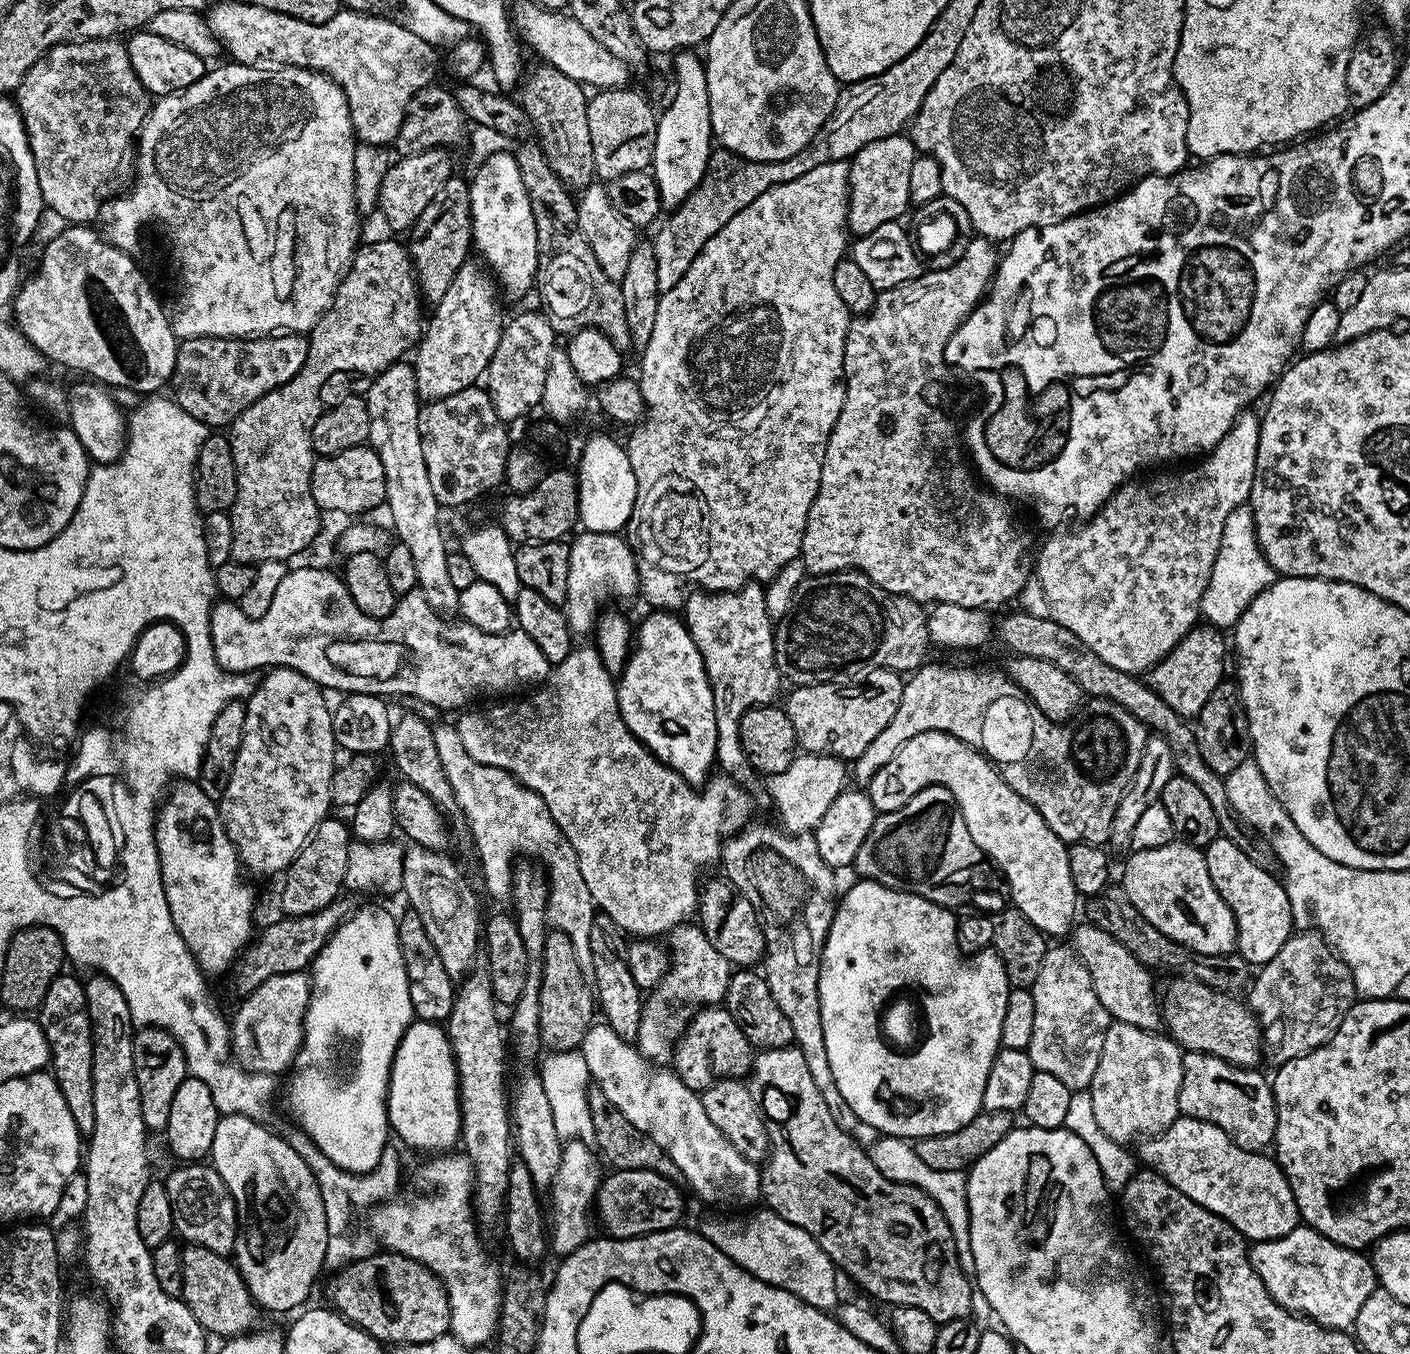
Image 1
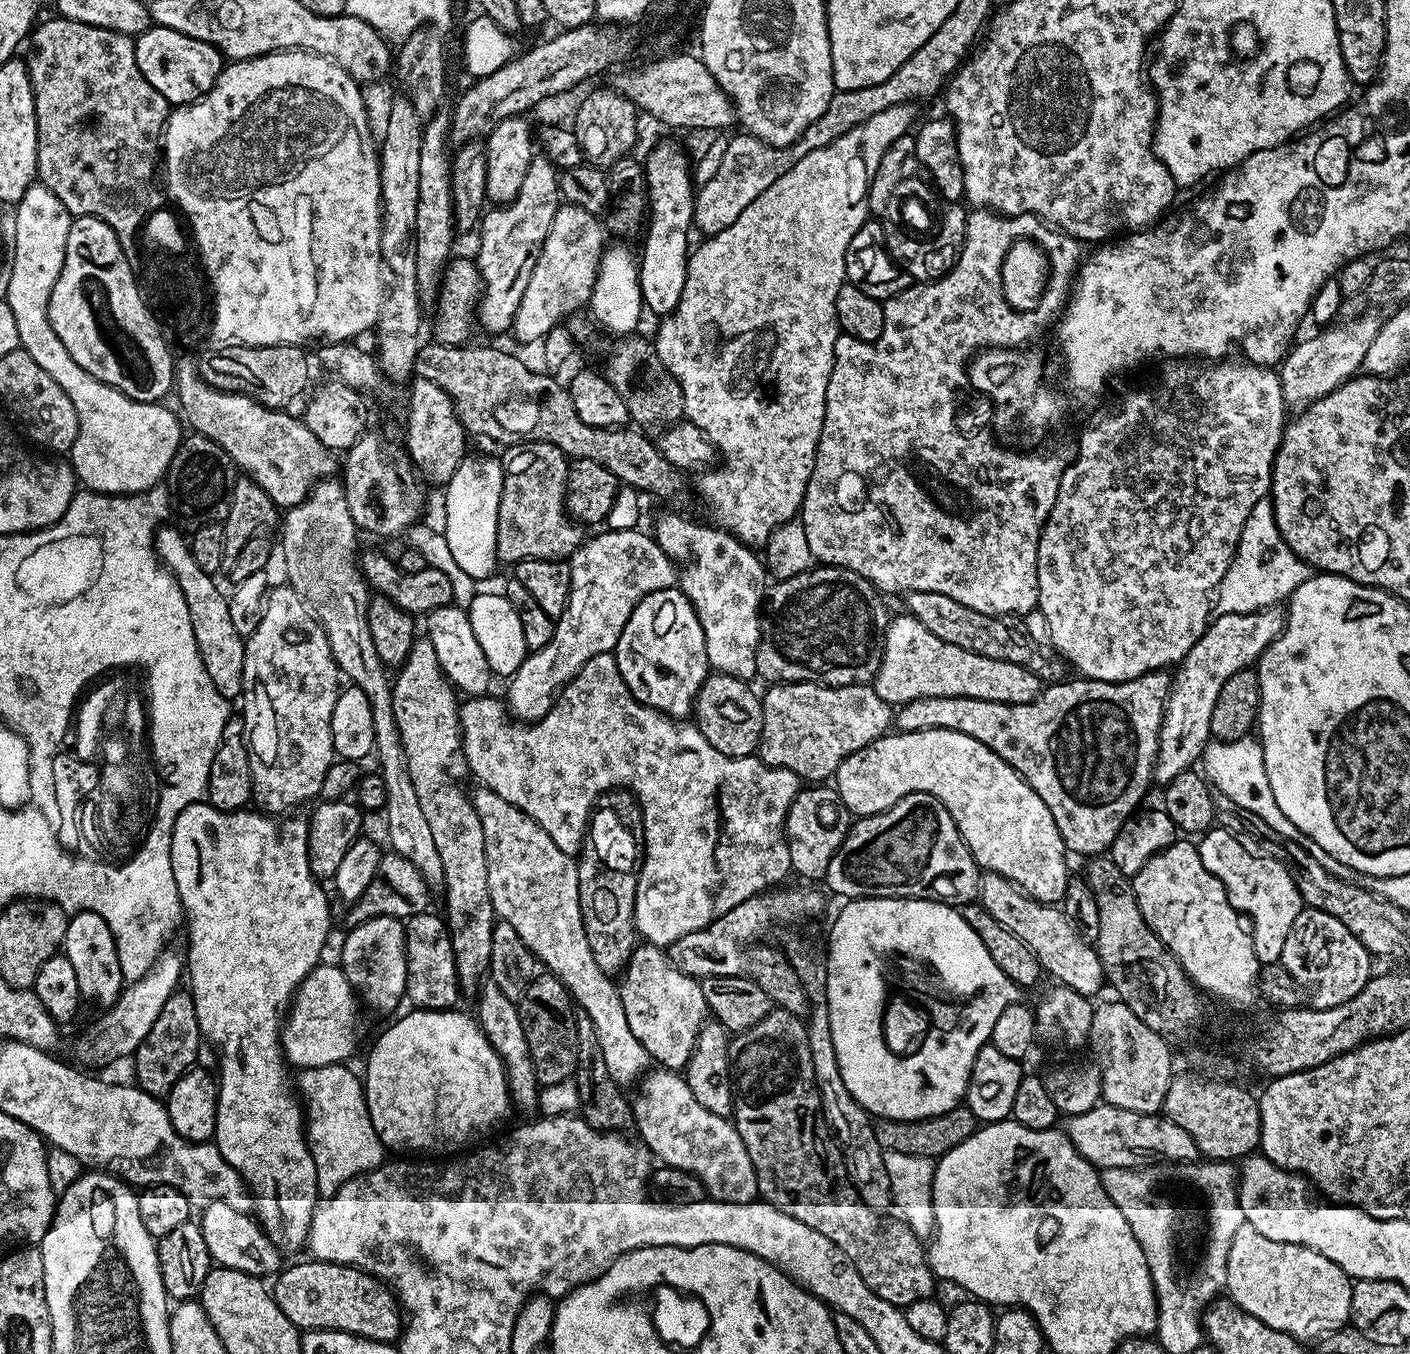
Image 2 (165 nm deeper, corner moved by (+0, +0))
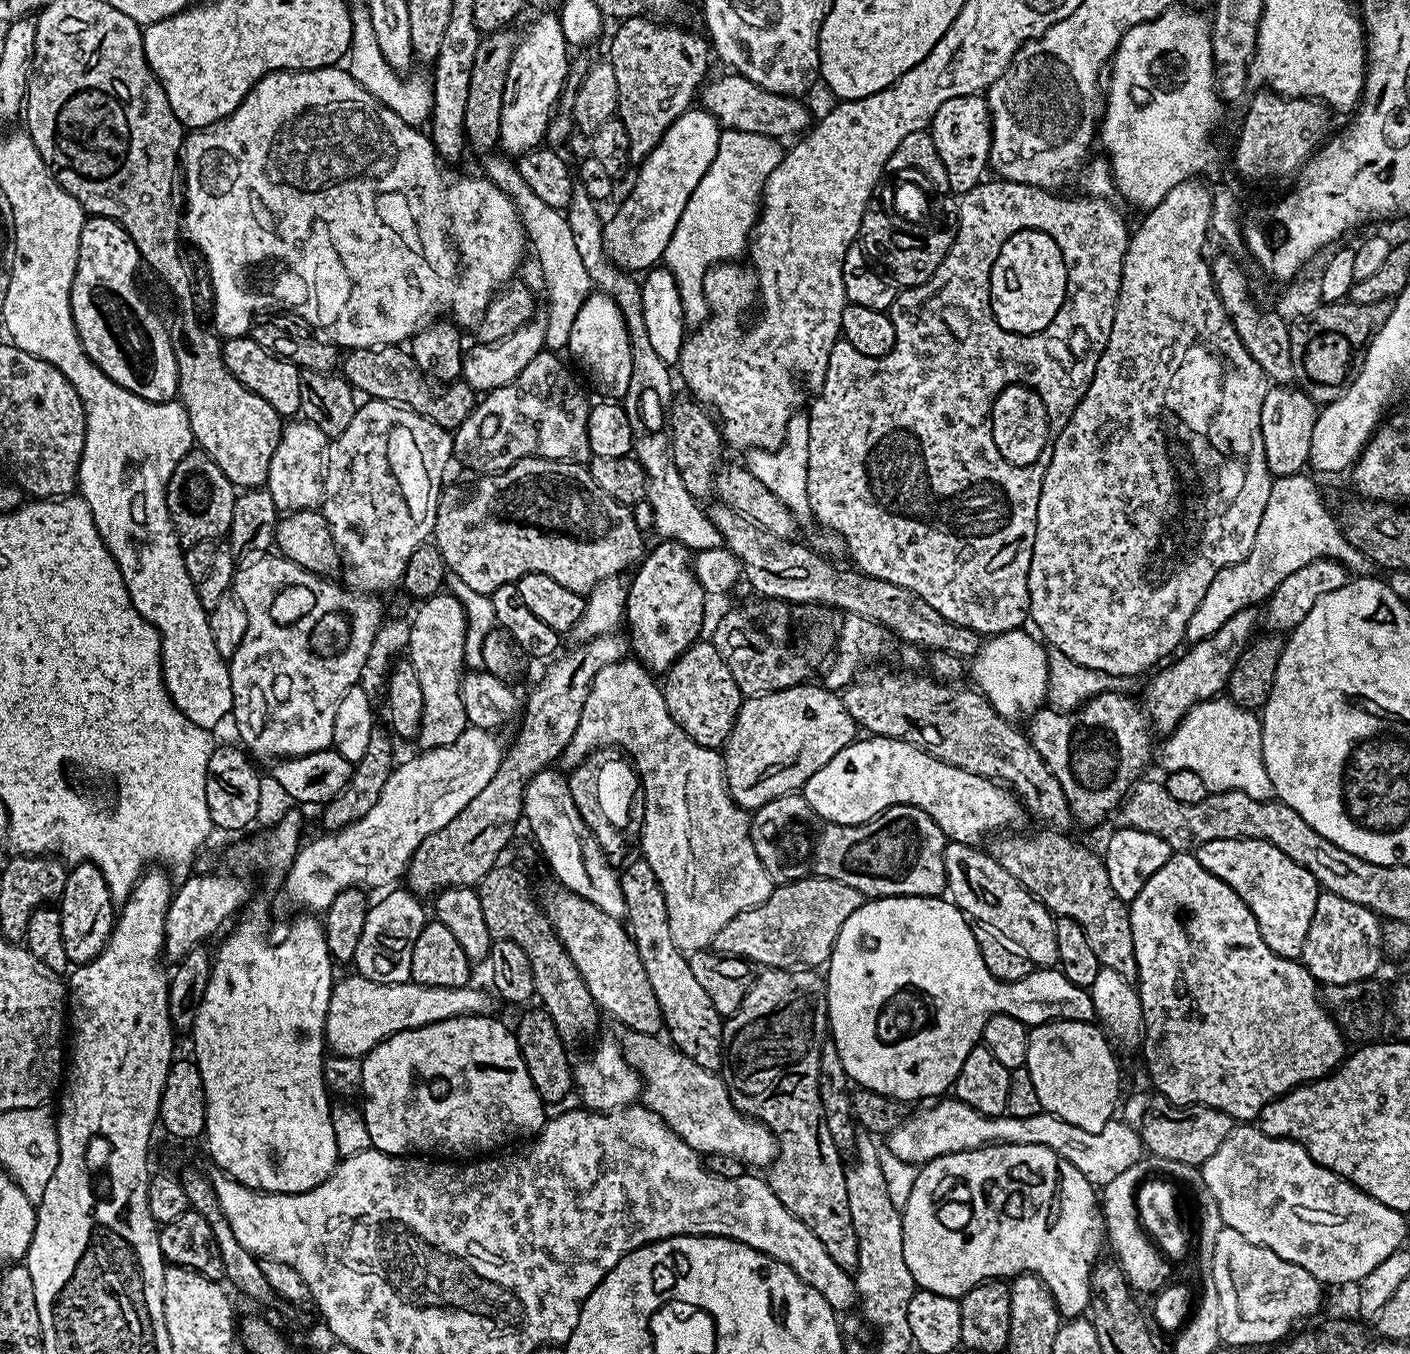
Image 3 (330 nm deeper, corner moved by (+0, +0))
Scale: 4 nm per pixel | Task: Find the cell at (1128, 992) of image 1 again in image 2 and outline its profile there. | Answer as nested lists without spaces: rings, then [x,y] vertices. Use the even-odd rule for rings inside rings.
[[[997,872],[983,873],[978,900],[987,912],[994,914],[997,922],[1002,922],[1002,926],[1010,930],[1010,934],[1018,934],[1018,938],[1022,938],[1022,942],[1034,950],[1041,969],[1056,979],[1053,981],[1089,998],[1095,997],[1100,987],[1105,987],[1102,962],[1095,947],[1085,942],[1078,930],[1074,930],[1072,920],[1064,913],[1063,907],[1038,902]]]

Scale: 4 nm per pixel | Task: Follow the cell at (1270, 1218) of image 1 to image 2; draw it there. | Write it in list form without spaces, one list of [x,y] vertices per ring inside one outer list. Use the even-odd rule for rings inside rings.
[[[1098,1102],[1090,1110],[1082,1114],[1074,1114],[1065,1119],[1062,1131],[1070,1143],[1097,1169],[1106,1168],[1149,1168],[1154,1164],[1167,1162],[1169,1164],[1182,1164],[1197,1159],[1196,1143],[1174,1122],[1170,1122],[1163,1114],[1142,1114],[1134,1110],[1122,1110],[1118,1106]]]

